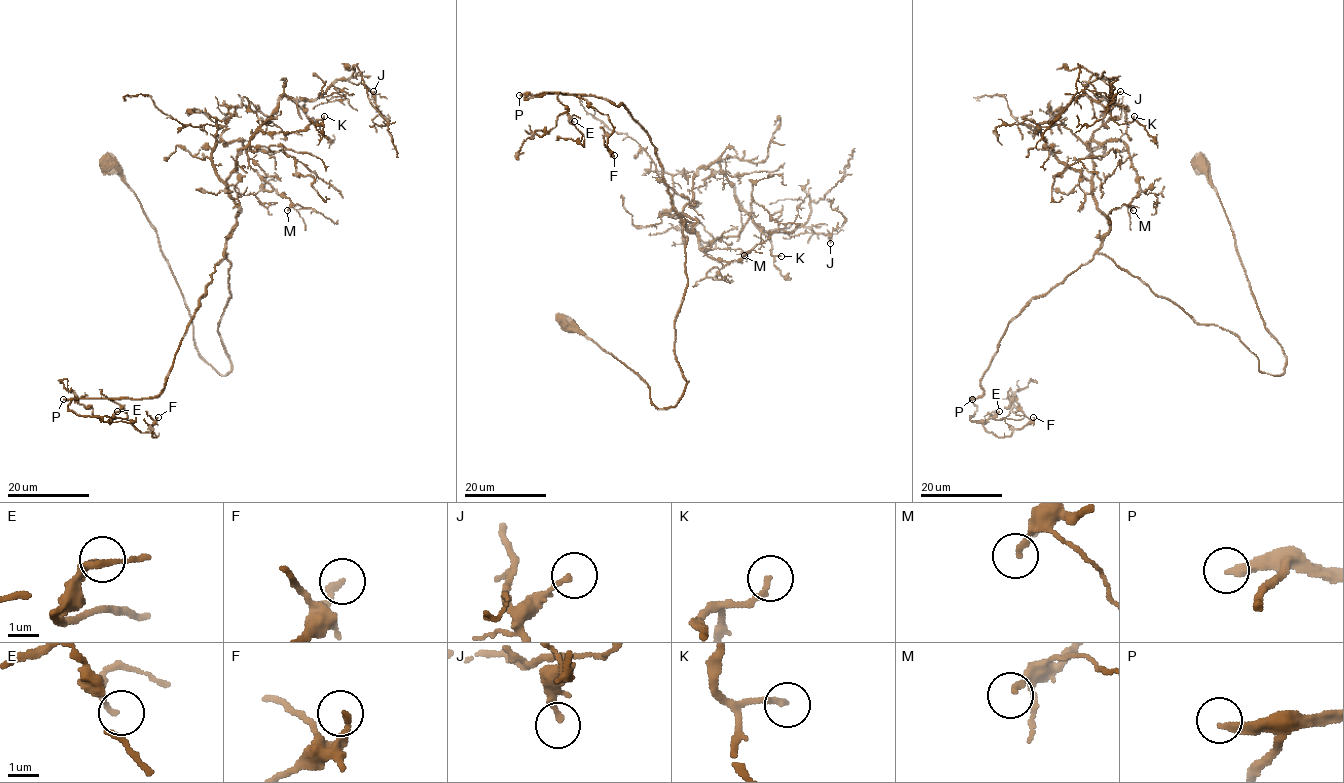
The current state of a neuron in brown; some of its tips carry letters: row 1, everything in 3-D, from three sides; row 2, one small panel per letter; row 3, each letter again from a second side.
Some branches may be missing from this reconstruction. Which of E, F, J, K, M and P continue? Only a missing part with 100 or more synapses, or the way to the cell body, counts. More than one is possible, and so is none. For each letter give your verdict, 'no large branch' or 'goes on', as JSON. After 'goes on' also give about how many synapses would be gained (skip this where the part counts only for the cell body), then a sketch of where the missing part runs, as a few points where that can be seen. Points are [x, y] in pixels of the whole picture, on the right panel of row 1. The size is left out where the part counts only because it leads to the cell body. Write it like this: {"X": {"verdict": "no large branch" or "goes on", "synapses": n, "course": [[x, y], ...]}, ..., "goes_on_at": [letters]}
{"E": {"verdict": "no large branch"}, "F": {"verdict": "no large branch"}, "J": {"verdict": "no large branch"}, "K": {"verdict": "no large branch"}, "M": {"verdict": "no large branch"}, "P": {"verdict": "goes on", "synapses": 180, "course": [[972, 399], [993, 388], [975, 438], [998, 437], [1004, 446], [985, 450], [978, 437]]}, "goes_on_at": ["P"]}

